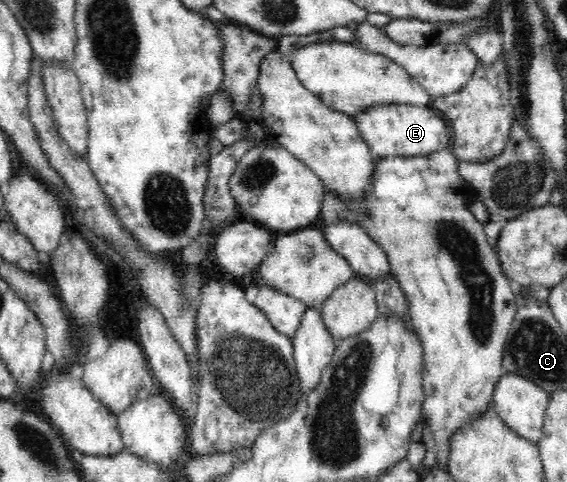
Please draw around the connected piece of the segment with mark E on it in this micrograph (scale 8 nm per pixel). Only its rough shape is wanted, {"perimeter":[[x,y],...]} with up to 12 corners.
{"perimeter":[[373,104],[355,114],[373,157],[452,147],[428,105]]}

